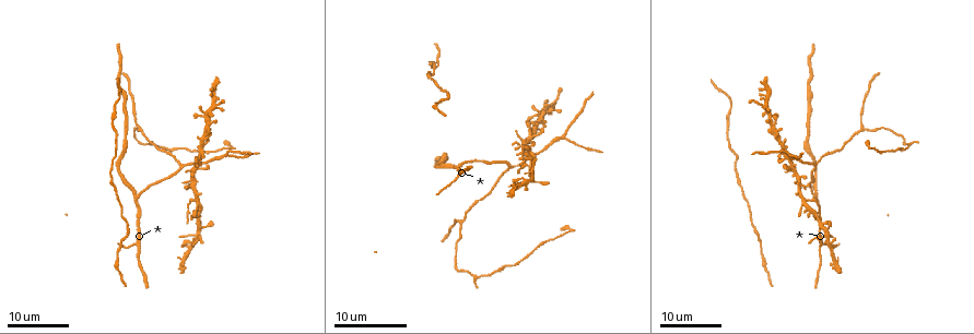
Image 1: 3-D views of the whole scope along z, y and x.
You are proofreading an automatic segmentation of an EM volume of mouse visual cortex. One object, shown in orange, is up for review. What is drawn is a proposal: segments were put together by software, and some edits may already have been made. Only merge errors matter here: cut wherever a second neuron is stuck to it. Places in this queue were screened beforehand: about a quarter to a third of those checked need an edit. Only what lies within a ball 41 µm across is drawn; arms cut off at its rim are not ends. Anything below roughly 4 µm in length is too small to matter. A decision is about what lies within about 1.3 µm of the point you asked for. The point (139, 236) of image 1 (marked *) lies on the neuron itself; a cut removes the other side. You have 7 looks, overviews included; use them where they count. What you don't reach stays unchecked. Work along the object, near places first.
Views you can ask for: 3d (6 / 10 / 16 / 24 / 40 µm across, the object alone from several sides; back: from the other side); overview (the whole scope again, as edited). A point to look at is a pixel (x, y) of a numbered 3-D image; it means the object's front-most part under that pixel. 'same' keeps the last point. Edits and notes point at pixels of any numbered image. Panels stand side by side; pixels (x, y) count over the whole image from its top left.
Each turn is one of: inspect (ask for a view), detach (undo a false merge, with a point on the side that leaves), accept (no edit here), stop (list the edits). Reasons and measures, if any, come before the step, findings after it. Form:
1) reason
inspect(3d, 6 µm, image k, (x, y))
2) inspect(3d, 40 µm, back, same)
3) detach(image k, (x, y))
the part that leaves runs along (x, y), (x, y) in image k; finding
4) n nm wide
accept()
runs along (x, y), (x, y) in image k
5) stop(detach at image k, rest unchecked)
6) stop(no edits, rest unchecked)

four or more arms meet
inspect(3d, 16 µm, image 1, (816, 214))

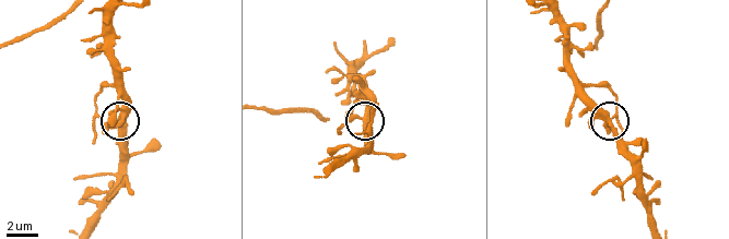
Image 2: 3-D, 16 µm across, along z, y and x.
inspect(3d, 6 µm, image 2, (606, 120))

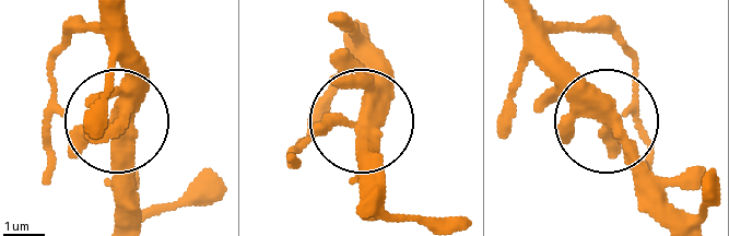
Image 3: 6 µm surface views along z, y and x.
4 arms
accept()
one neuron here

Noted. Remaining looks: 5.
arms part here
inspect(3d, 24 µm, image 1, (179, 162))

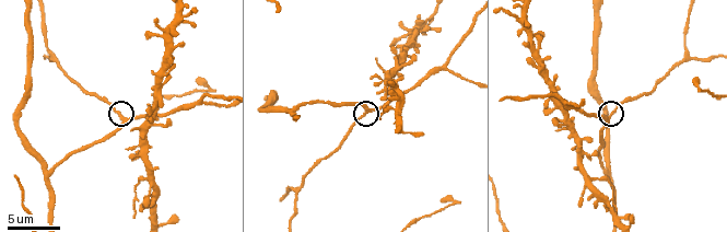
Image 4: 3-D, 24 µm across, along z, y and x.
inspect(3d, 6 µm, image 4, (124, 117))

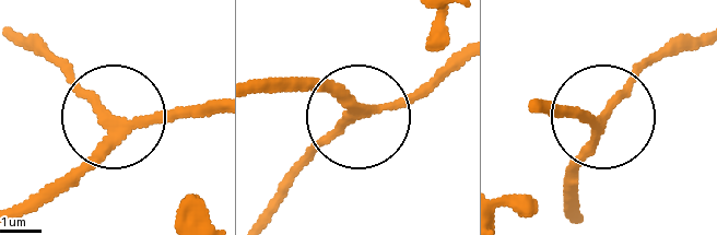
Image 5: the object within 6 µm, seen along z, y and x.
200 nm wide
accept()
continuous, no second neuron

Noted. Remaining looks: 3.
a fork
inspect(3d, 16 µm, image 4, (167, 113))

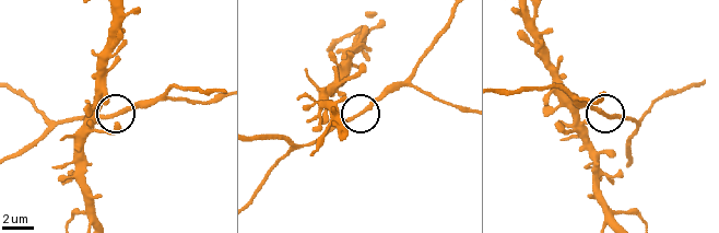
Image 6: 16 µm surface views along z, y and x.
accept()
runs along (14, 156), (61, 124), (77, 119), (108, 119), (142, 101) in image 6; all the same neuron

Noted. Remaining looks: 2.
stop(no edits, rest unchecked)

